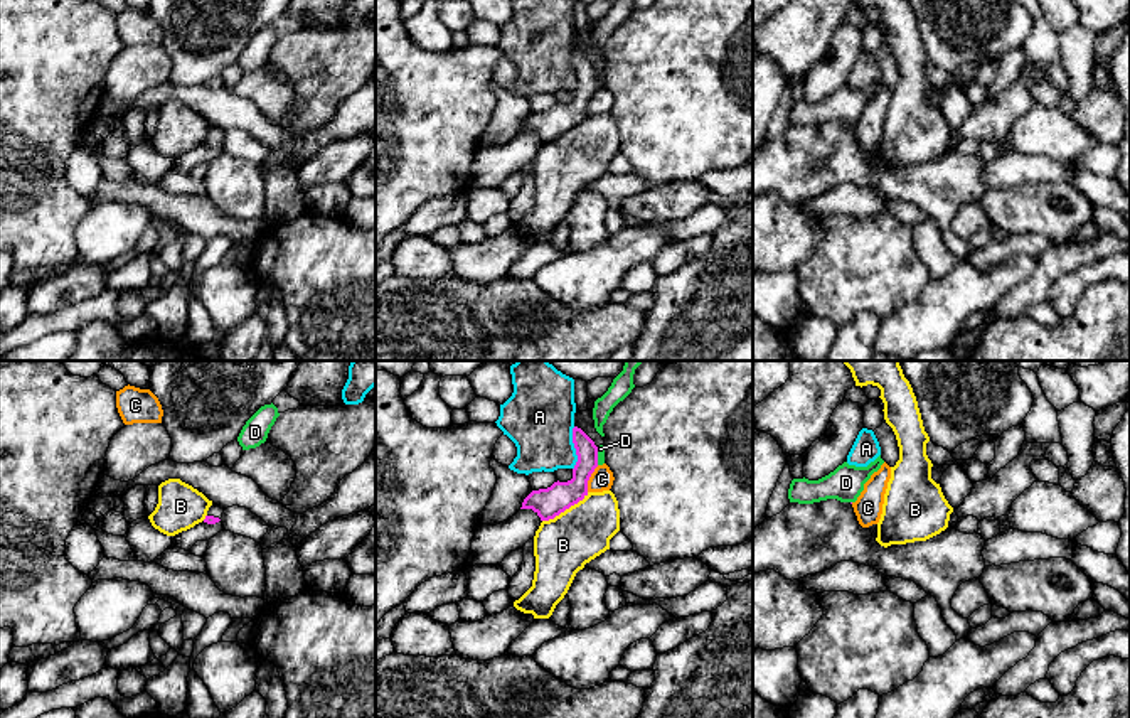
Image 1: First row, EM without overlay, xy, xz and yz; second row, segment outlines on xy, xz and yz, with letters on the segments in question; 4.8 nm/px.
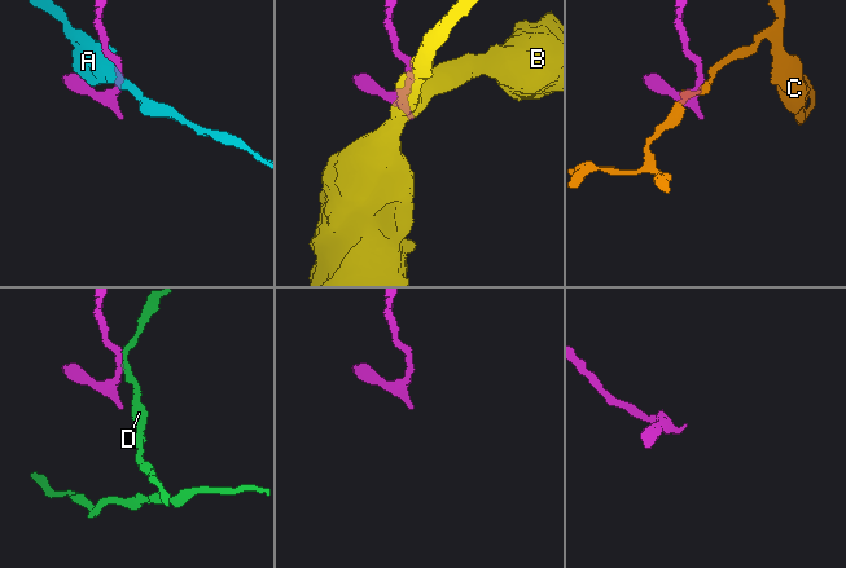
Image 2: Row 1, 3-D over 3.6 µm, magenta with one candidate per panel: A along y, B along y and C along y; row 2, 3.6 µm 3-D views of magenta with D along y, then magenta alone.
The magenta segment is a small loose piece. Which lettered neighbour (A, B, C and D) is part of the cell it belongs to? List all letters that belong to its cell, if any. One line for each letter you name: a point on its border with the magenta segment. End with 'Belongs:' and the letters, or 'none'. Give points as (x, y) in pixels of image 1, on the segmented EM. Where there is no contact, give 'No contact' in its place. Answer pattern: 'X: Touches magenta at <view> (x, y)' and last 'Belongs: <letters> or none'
Belongs: none

